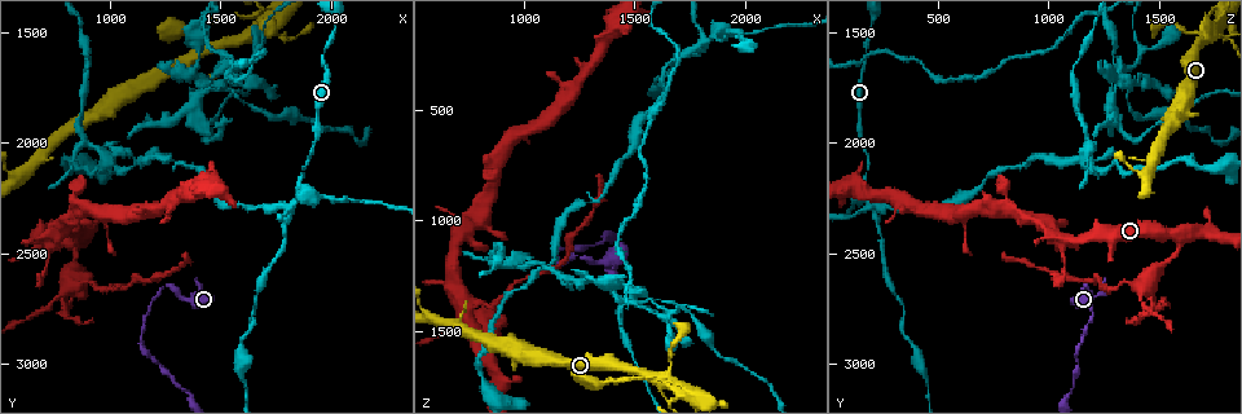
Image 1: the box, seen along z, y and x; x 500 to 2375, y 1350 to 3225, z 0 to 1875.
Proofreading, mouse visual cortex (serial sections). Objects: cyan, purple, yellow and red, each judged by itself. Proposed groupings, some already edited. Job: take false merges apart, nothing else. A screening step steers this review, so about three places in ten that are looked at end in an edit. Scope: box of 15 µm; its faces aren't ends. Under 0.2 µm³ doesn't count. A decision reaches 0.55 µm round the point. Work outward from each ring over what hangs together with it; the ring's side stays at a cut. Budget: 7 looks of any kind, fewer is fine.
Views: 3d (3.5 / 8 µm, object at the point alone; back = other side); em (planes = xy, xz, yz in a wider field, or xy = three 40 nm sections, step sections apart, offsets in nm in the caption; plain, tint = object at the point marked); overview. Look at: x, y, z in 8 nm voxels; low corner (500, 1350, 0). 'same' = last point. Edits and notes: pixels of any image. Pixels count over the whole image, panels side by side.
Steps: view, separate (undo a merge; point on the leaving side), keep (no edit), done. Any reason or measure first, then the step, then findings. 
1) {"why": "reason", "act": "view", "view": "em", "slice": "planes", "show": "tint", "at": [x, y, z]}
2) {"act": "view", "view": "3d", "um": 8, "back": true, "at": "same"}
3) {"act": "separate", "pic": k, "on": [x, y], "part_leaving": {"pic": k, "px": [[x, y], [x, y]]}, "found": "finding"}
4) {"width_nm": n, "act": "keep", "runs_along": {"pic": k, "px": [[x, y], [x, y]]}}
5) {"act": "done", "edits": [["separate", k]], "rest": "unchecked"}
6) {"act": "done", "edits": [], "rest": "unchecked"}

{"why": "arms part here", "act": "view", "view": "3d", "um": 8, "back": true, "at": [830, 2450, 1590]}

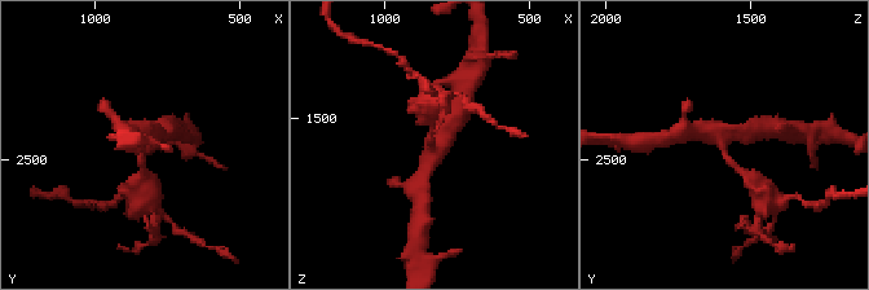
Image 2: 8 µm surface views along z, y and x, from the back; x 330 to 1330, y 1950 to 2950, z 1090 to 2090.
{"act": "view", "view": "em", "slice": "xy", "step": 1, "show": "tint", "at": [830, 2450, 1590]}

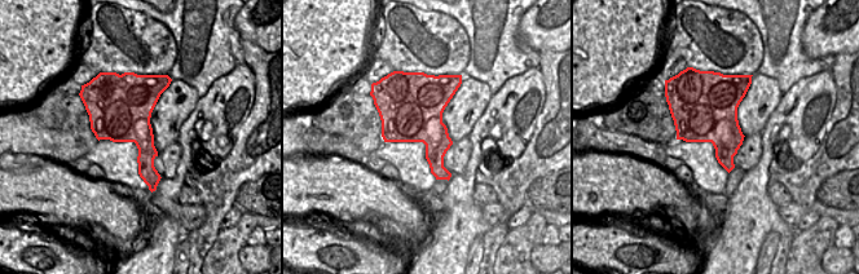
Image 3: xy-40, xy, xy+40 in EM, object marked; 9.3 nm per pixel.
{"arm_widths_nm": [200, 350, 500], "act": "separate", "pic": 2, "on": [144, 172], "border": {"pic": 3, "px": [[446, 150], [435, 154], [432, 168]]}, "found": "a second cell is stuck on"}

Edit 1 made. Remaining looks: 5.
{"why": "narrows sharply", "act": "view", "view": "3d", "um": 3.5, "at": [1230, 2650, 1170]}

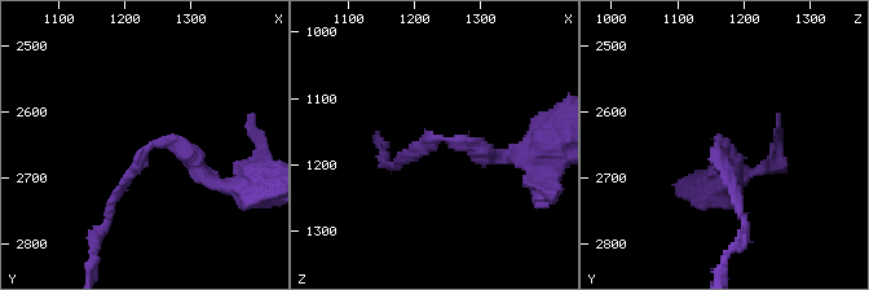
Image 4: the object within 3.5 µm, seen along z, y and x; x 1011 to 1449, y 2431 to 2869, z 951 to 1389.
{"arm_widths_nm": [150, 200], "why": "now the EM", "act": "view", "view": "em", "slice": "xy", "step": 1, "show": "tint", "at": [1235, 2655, 1160]}

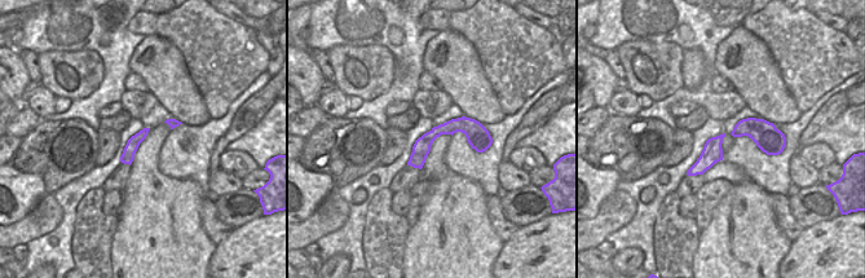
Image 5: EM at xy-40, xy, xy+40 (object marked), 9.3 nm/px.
{"act": "keep", "found": "one cell here"}

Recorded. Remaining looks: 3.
{"why": "thick turns thin", "act": "view", "view": "3d", "um": 3.5, "at": [1780, 1520, 1790]}

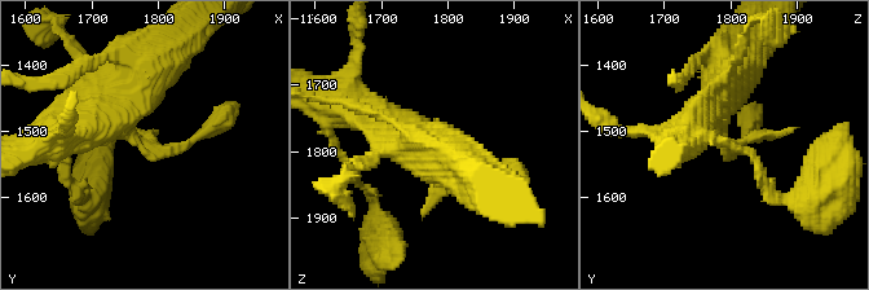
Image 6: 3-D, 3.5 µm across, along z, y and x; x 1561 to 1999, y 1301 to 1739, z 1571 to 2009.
{"act": "view", "view": "em", "slice": "planes", "show": "plain", "at": [1785, 1525, 1795]}

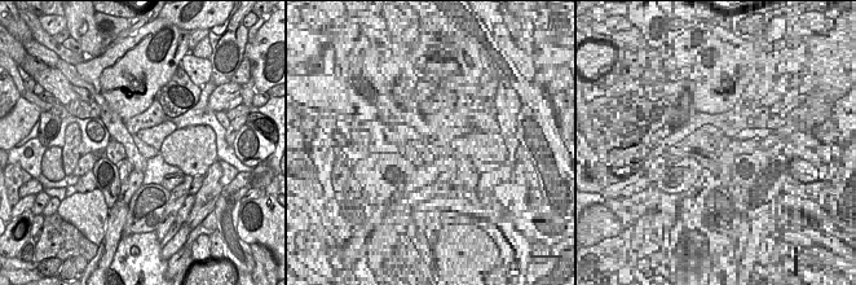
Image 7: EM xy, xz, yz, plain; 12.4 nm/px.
{"act": "view", "view": "em", "slice": "planes", "show": "tint", "at": "same"}

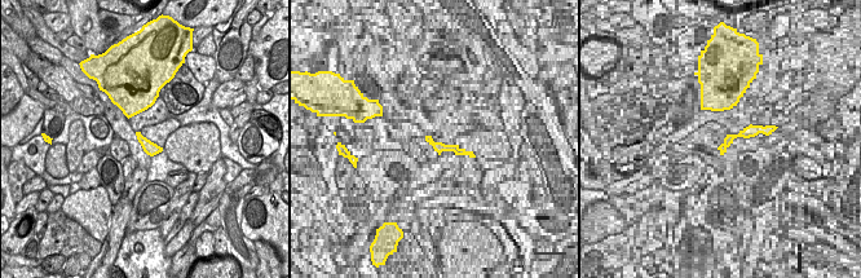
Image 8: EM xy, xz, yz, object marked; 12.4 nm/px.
{"width_nm": 170, "act": "keep", "runs_along": {"pic": 6, "px": [[375, 117], [442, 153], [510, 172]]}, "found": "continuous, no second cell"}

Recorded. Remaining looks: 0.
{"act": "done", "edits": [["separate", 2]], "rest": "unchecked"}

